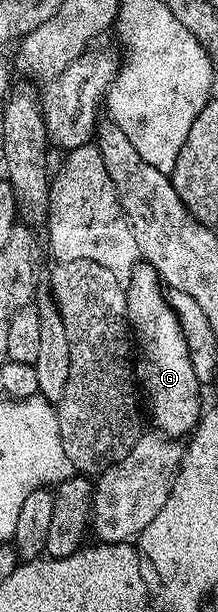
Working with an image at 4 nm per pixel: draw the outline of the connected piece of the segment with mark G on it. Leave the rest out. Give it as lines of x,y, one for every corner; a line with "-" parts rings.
145,261
137,262
132,271
130,281
126,285
128,292
128,325
134,336
134,370
139,386
146,396
146,407
152,410
152,419
157,423
159,430
166,436
188,437
195,432
197,423
202,418
202,406
200,407
200,391
202,384
196,380
194,365
190,365
190,353
186,345
186,337
182,333
182,325
178,317
172,311
165,292
162,290
162,280
156,270

